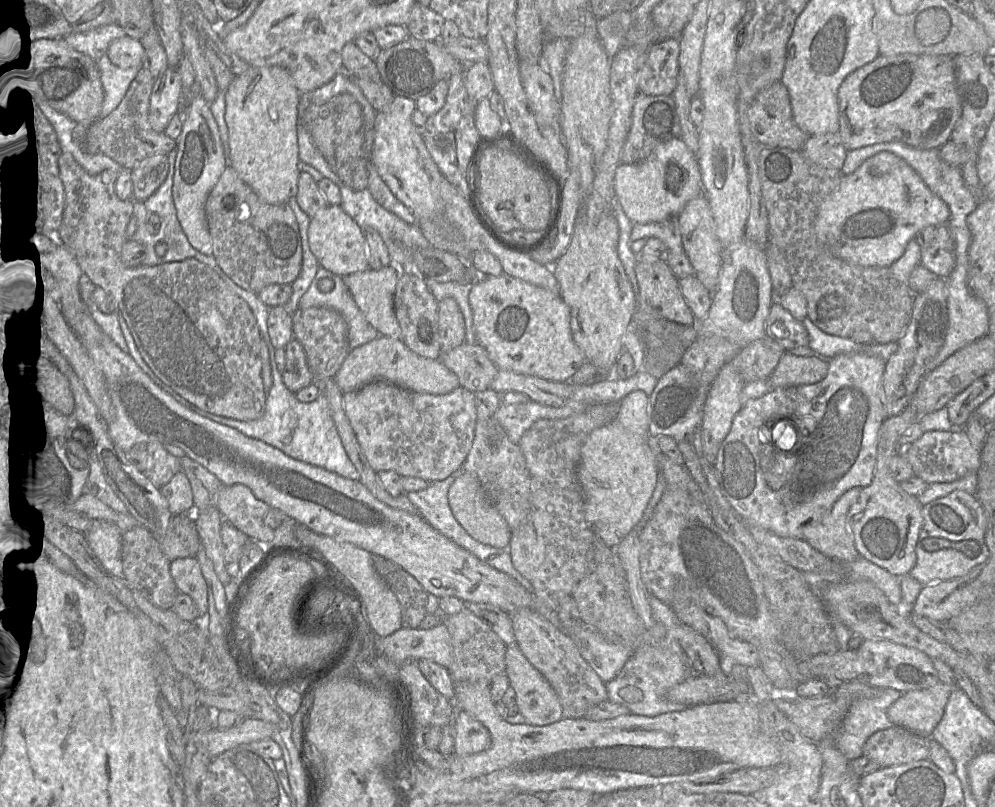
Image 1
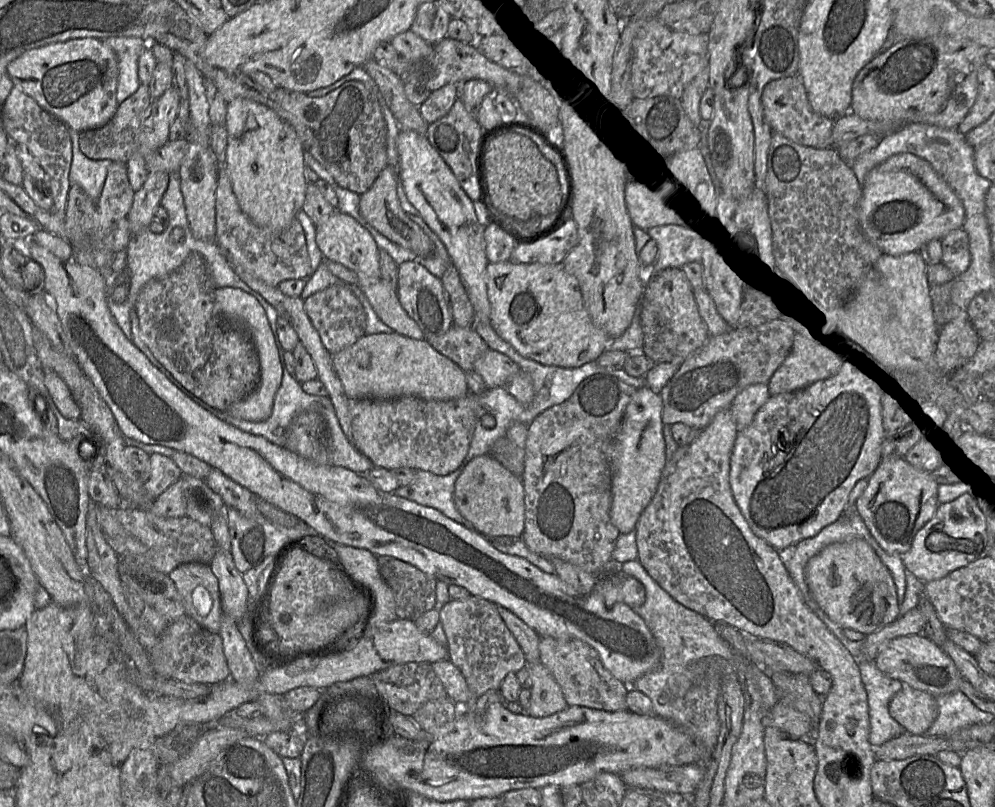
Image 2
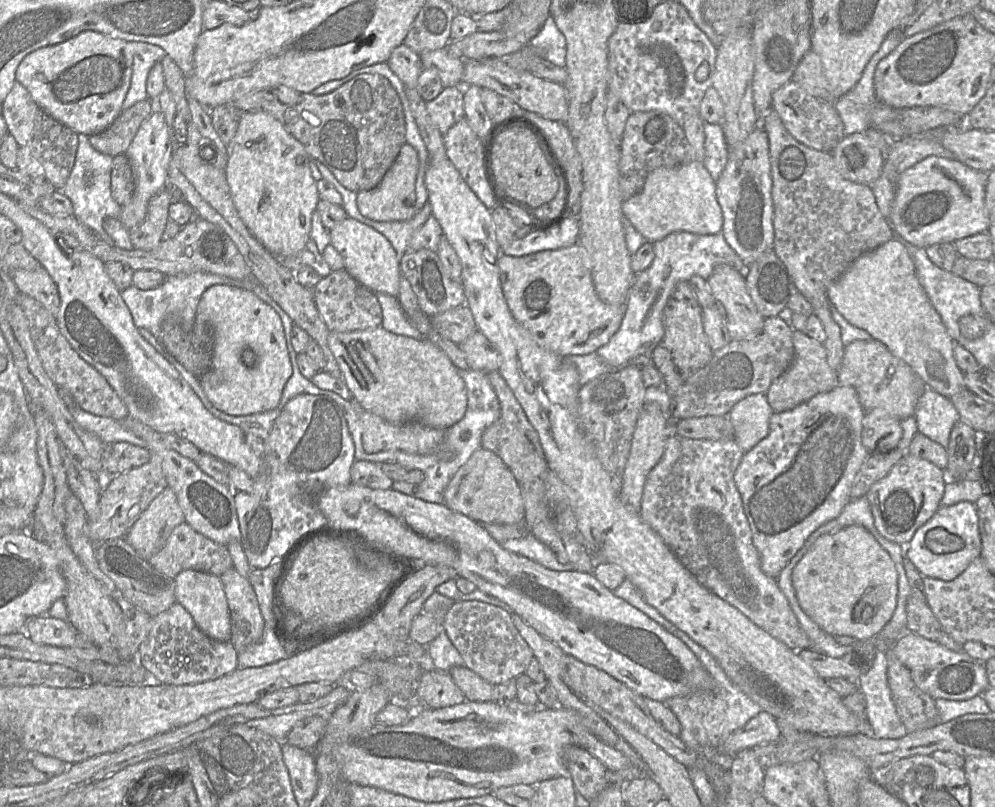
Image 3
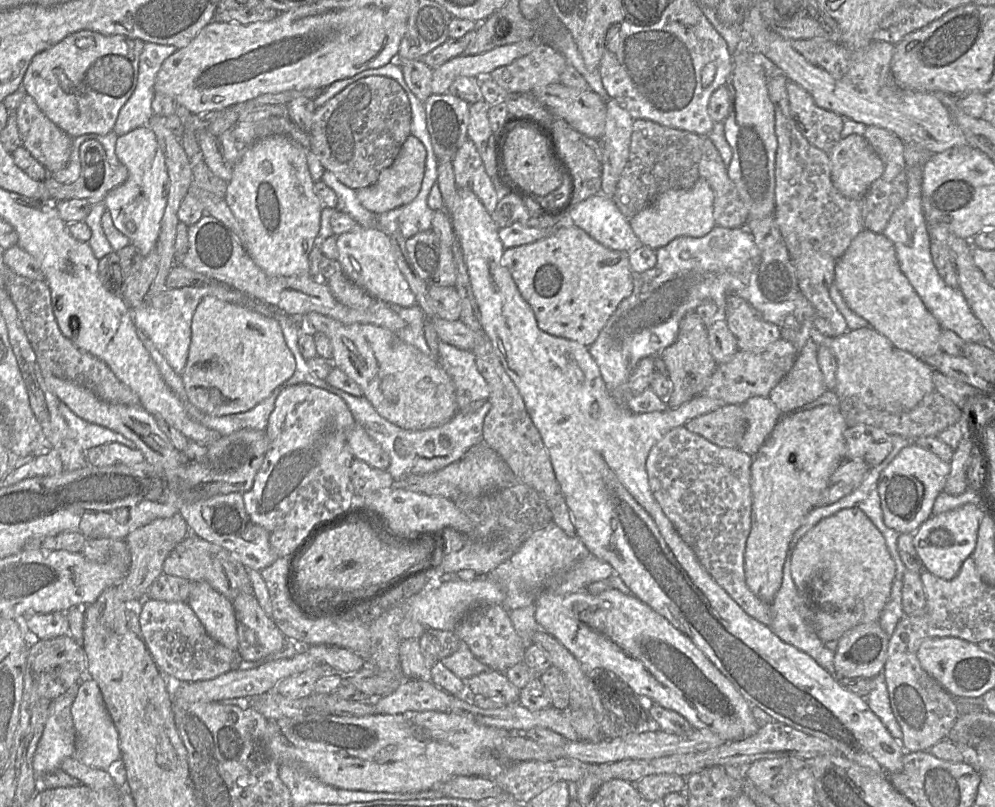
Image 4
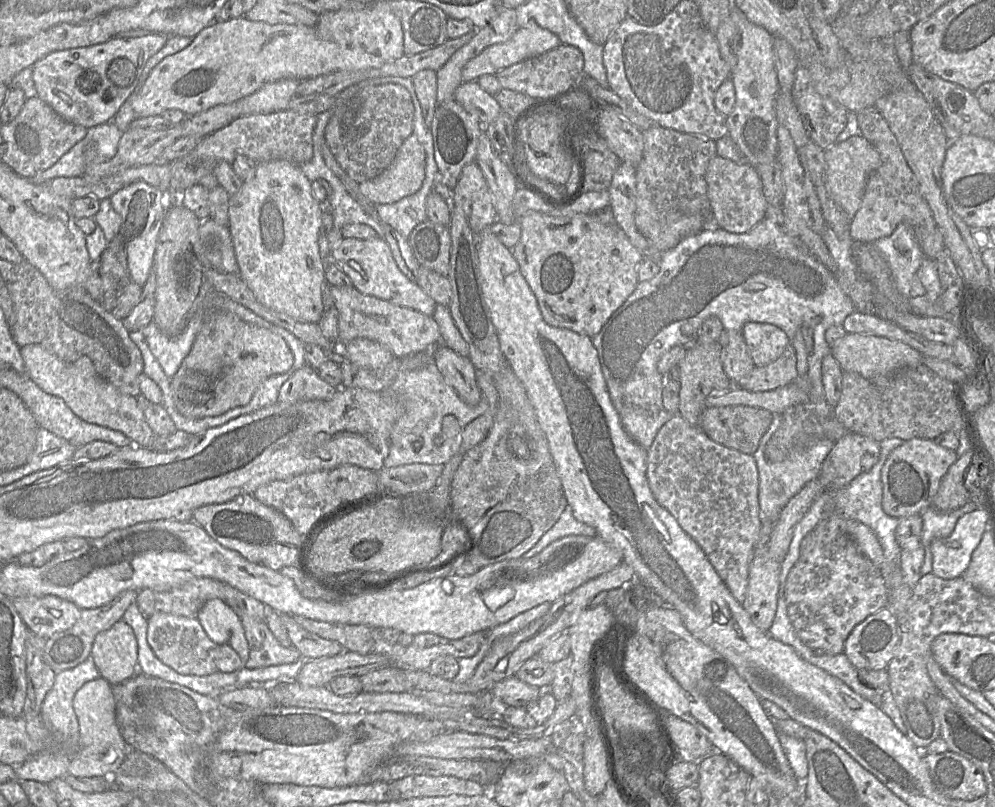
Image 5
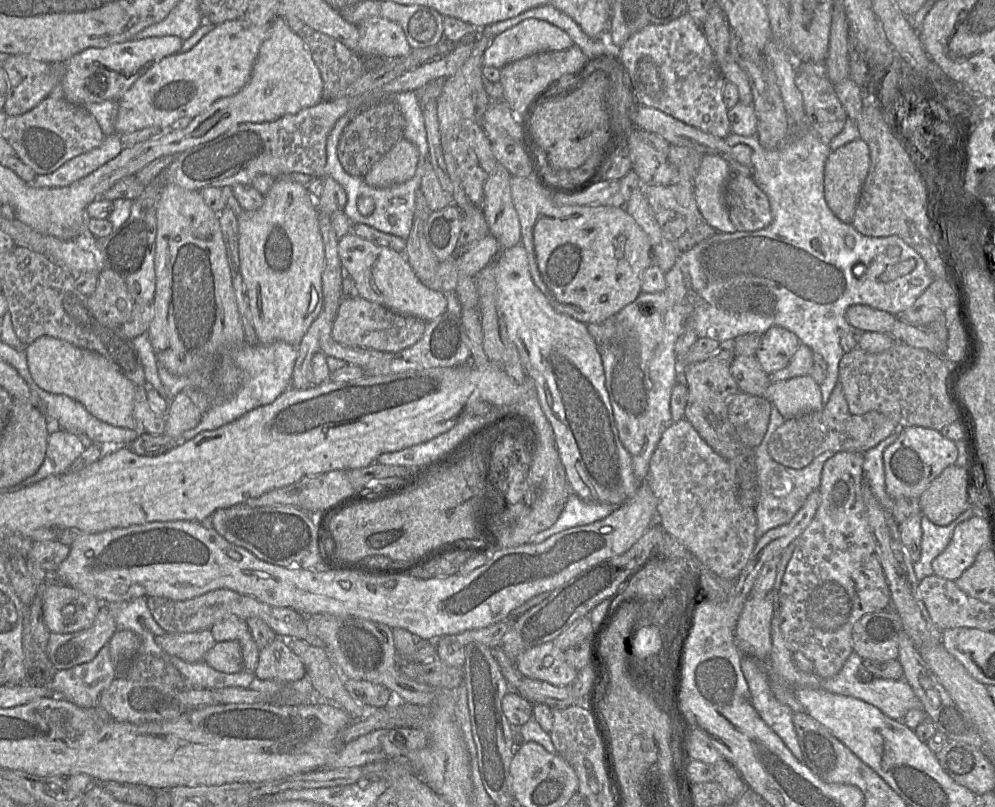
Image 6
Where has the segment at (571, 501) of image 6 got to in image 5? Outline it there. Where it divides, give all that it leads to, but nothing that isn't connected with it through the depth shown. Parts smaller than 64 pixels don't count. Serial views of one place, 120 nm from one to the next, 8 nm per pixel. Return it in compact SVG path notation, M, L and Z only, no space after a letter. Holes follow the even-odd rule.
M567 505L557 522L538 540L538 542L524 555L525 559L539 554L552 542L569 535L596 536L596 530L583 522L578 521Z

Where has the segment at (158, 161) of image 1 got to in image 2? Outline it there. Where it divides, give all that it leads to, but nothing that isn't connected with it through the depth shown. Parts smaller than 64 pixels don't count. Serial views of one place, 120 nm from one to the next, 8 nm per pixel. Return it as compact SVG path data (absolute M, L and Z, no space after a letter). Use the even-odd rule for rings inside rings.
M150 172L140 190L134 193L132 207L127 216L131 236L149 228L168 183L168 173Z

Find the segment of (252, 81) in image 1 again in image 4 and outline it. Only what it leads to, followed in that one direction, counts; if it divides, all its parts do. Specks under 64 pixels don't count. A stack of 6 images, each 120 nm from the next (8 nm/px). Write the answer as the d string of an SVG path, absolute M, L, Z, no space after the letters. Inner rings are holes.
M287 136L266 137L250 145L241 160L233 165L225 199L243 230L243 247L250 258L272 276L310 276L309 255L319 234L324 205L315 191L306 149Z

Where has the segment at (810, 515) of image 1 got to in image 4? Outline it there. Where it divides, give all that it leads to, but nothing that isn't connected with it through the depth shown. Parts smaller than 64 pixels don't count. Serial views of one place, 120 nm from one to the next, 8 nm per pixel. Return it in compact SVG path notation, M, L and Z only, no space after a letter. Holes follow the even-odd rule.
M830 404L821 405L811 409L799 409L789 414L782 415L776 423L771 434L761 446L757 454L753 457L751 464L751 493L752 512L751 530L746 541L745 549L745 577L748 588L762 601L771 603L780 588L783 578L783 566L789 549L789 544L794 532L802 525L807 515L820 503L820 495L826 489L829 479L840 463L845 459L845 438L844 432L848 428L844 416L839 406Z

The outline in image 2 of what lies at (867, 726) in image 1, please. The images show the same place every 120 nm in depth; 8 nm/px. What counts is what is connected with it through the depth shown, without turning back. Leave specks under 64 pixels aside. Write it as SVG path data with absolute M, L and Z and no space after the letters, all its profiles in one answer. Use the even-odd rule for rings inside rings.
M859 660L858 668L869 709L869 742L879 747L902 735L904 728L889 714L891 699L903 688L903 683L878 669L874 661Z

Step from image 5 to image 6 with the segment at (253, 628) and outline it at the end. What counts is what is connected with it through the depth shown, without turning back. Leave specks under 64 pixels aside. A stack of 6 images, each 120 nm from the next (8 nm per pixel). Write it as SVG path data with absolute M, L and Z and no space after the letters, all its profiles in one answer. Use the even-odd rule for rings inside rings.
M277 638L259 651L253 671L257 678L289 684L302 679L306 669L301 659Z

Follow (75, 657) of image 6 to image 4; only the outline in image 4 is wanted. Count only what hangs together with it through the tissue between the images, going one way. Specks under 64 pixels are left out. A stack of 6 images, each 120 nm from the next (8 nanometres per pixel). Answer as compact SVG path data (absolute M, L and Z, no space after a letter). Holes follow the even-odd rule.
M177 513L169 518L156 519L129 533L125 541L130 551L130 566L124 580L115 585L118 598L126 603L145 598L150 585L162 573L163 563L167 556L189 532L186 521L180 513Z

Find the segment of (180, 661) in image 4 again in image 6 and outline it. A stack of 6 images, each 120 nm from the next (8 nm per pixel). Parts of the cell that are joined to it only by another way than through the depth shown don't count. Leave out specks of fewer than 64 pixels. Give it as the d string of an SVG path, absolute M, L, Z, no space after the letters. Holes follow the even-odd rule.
M210 630L190 633L164 633L156 636L156 644L168 655L185 662L203 661L206 653L216 644Z

